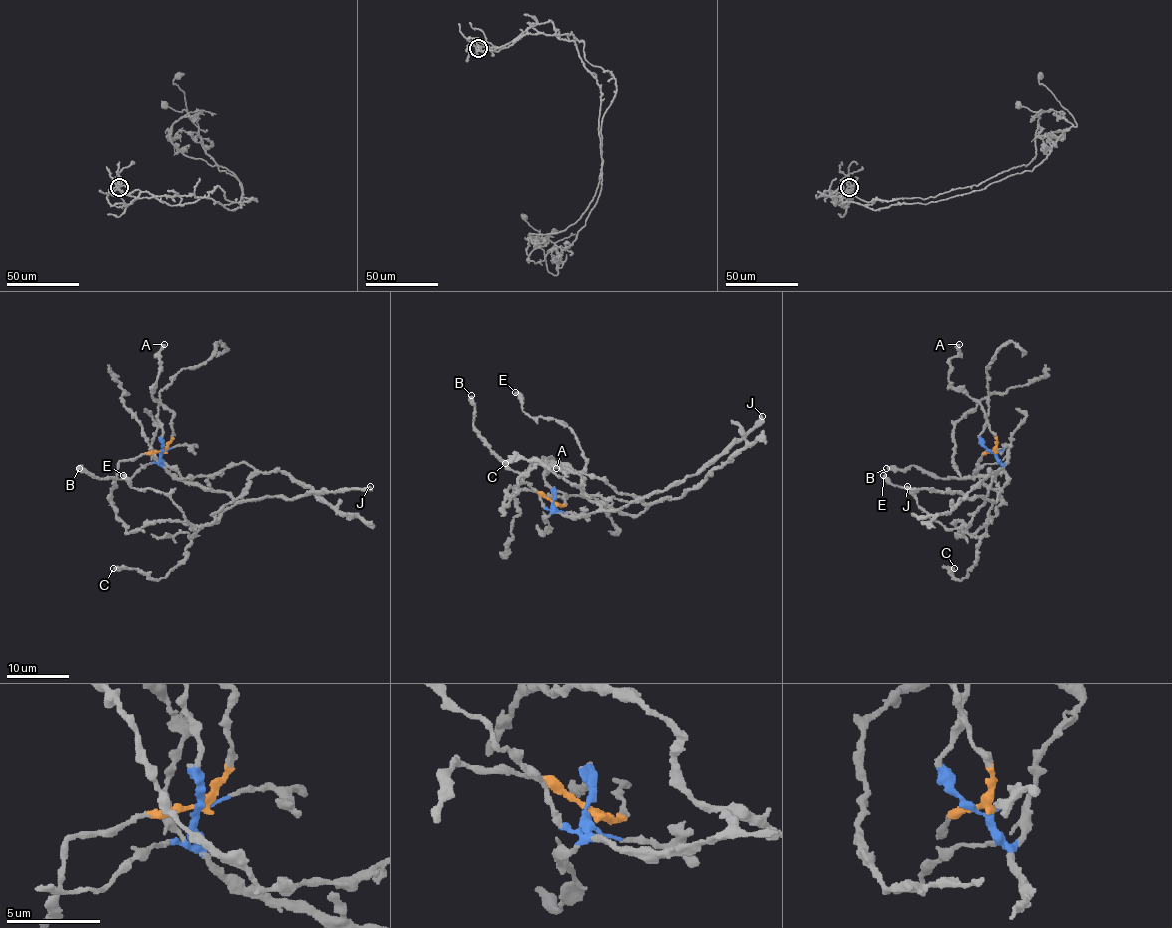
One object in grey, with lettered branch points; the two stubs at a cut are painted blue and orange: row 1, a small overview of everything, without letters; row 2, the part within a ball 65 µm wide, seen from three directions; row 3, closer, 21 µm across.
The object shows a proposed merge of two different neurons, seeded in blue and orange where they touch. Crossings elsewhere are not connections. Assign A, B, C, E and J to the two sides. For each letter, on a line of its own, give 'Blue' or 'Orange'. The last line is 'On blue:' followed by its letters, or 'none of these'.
A: Orange
B: Blue
C: Blue
E: Orange
J: Blue
On blue: B, C, J

